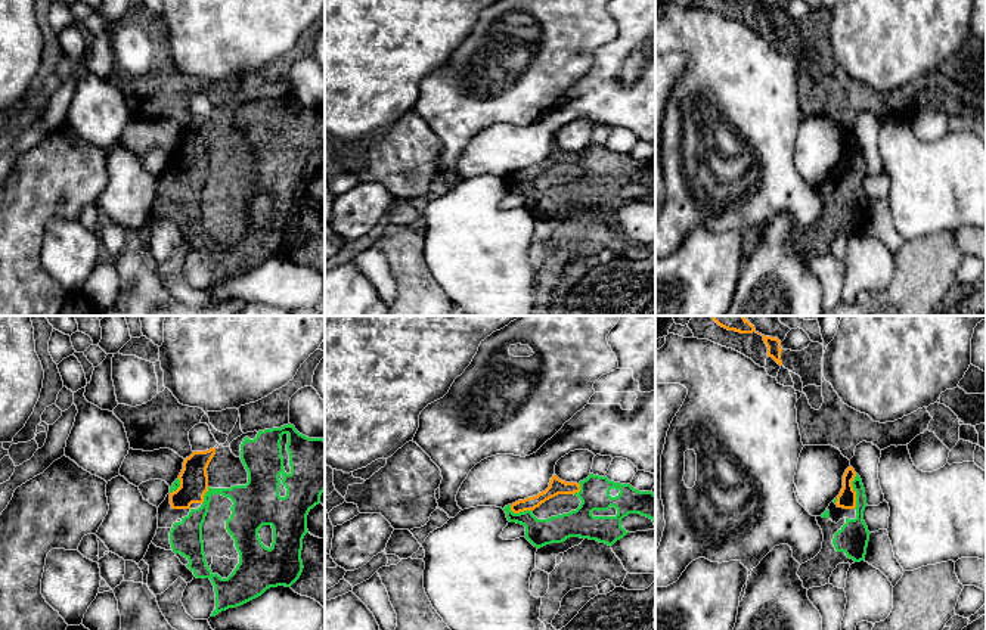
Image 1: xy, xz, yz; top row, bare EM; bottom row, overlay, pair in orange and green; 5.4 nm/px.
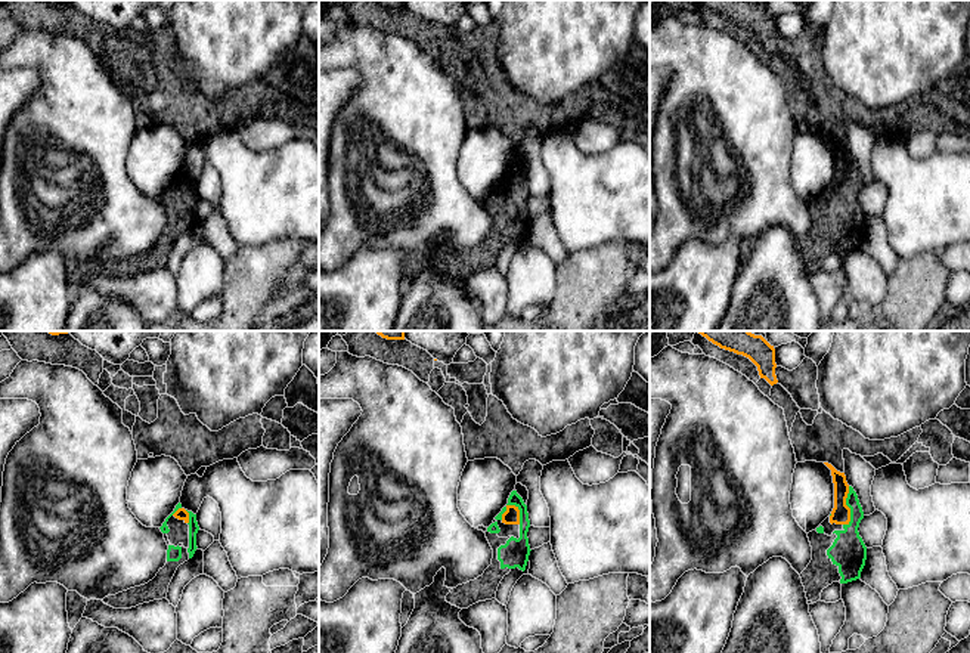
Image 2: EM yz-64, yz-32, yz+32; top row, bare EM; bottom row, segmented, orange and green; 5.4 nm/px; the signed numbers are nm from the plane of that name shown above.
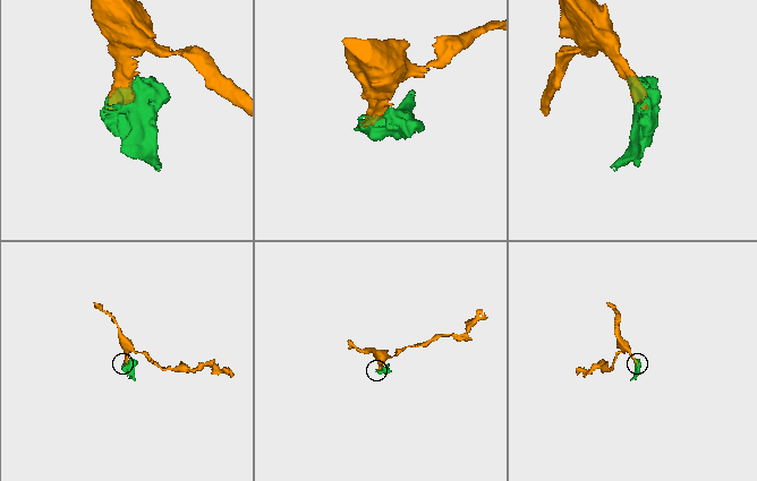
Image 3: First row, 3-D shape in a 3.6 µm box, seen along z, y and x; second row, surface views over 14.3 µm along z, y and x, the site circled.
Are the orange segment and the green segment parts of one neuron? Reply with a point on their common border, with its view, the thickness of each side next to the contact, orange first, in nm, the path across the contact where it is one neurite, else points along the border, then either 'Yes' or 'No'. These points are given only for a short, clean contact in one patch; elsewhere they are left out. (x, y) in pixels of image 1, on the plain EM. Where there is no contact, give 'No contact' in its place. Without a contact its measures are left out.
Touches orange at yz (855, 161). Thickness 100 nm (orange) against 170 nm. Yes

